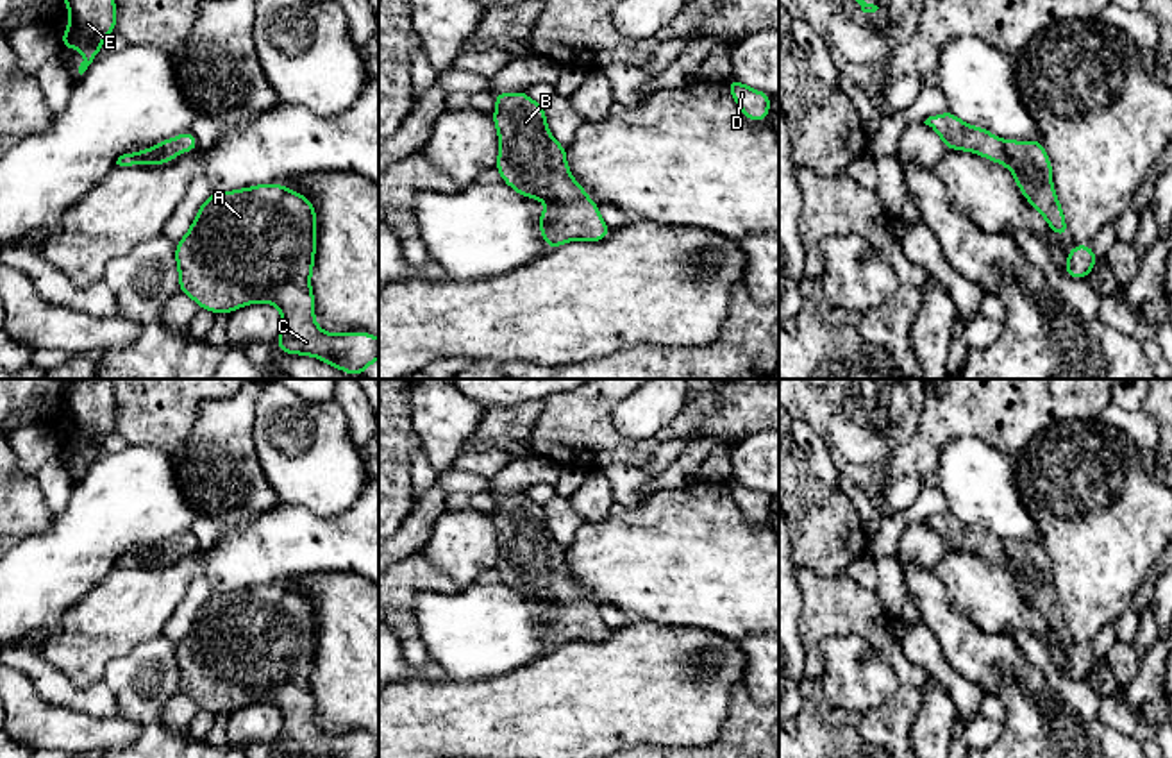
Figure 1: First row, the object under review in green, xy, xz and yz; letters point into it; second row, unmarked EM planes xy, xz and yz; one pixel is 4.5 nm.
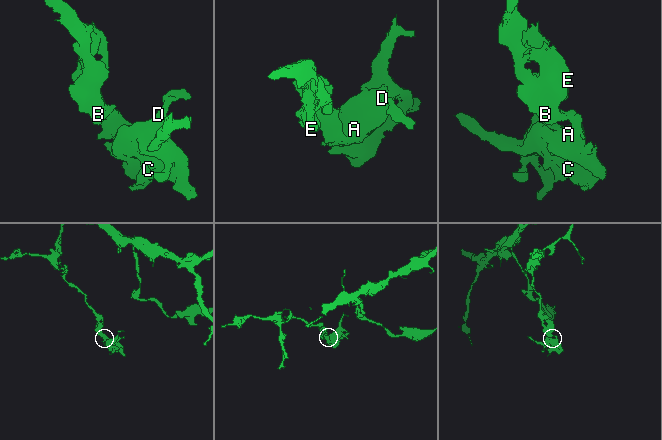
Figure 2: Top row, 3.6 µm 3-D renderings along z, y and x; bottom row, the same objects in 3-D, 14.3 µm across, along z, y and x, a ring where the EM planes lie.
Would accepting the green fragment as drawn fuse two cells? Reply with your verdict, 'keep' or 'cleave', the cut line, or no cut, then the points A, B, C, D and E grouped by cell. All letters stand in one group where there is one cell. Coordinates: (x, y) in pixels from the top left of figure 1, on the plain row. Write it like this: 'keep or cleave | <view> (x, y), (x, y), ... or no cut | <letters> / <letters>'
keep | no cut | A B C D E

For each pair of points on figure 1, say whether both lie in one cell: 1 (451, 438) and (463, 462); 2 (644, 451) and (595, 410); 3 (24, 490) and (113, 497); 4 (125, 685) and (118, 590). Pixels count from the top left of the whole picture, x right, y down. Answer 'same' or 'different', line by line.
1: different
2: same
3: different
4: different

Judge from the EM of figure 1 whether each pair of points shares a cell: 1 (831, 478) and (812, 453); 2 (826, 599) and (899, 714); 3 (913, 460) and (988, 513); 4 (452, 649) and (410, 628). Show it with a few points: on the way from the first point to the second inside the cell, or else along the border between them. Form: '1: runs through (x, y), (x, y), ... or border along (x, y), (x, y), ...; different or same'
1: runs through (828, 472), (817, 458); same
2: runs through (858, 617), (904, 669), (904, 682); same
3: border along (965, 437), (949, 440), (940, 449), (935, 467); different
4: border along (429, 590), (422, 590), (413, 603), (418, 635); different

